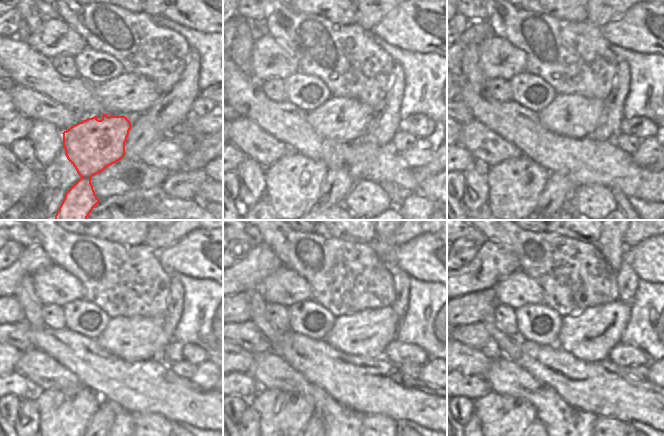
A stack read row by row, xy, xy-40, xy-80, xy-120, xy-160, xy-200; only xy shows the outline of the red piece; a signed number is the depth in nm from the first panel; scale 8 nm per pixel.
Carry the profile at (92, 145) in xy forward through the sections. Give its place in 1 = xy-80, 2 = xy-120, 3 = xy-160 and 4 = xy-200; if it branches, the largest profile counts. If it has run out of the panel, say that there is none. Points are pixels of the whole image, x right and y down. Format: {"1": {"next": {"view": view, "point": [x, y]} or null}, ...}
{"1": {"next": {"view": "xy-80", "point": [515, 185]}}, "2": {"next": {"view": "xy-120", "point": [64, 415]}}, "3": {"next": {"view": "xy-160", "point": [283, 416]}}, "4": {"next": {"view": "xy-200", "point": [504, 419]}}}

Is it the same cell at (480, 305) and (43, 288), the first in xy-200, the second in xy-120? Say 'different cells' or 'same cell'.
different cells

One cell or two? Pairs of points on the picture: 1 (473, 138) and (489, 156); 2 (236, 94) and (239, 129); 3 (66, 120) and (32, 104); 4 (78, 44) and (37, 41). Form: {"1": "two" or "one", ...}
{"1": "one", "2": "two", "3": "one", "4": "one"}

